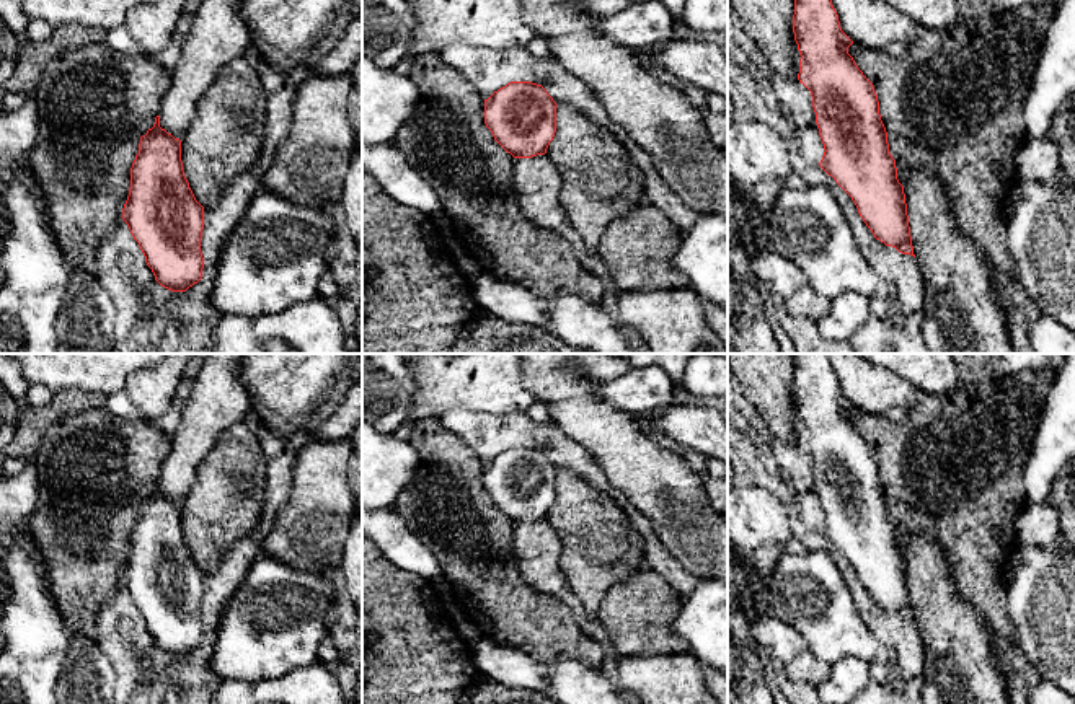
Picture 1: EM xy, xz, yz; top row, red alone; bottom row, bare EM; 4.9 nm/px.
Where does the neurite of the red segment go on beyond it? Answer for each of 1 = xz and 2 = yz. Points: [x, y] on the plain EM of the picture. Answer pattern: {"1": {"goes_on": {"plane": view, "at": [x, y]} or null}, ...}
{"1": {"goes_on": null}, "2": {"goes_on": null}}

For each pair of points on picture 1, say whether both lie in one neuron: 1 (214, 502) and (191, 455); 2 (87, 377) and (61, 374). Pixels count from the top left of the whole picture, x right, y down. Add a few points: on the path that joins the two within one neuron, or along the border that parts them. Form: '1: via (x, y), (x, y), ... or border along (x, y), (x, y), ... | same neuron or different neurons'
1: border along (221, 435), (203, 458), (196, 478), (181, 501) | different neurons
2: via (80, 374), (67, 374) | same neuron

